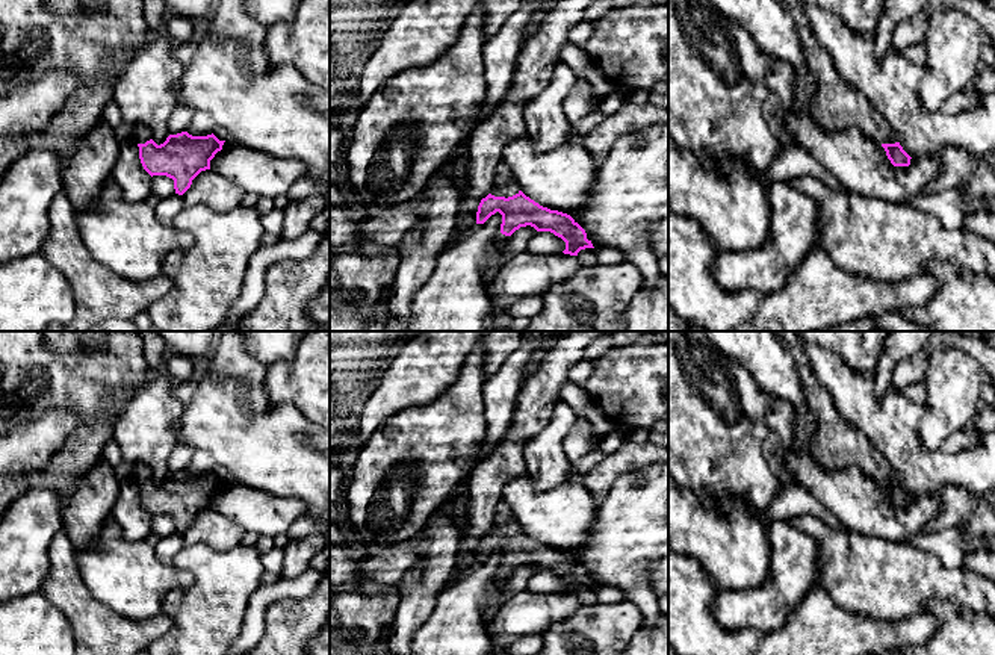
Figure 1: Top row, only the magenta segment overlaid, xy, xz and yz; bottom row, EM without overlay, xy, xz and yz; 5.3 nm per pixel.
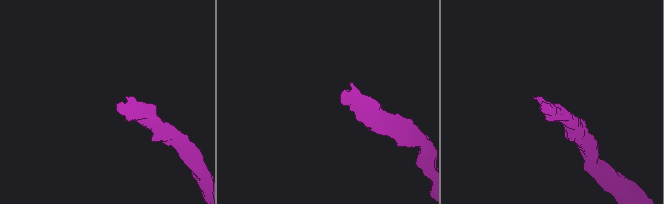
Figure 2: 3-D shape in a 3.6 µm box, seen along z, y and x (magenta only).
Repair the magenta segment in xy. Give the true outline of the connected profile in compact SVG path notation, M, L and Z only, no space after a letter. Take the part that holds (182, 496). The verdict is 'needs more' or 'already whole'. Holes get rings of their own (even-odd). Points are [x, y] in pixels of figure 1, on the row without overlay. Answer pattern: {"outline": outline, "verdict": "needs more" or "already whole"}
{"outline": "M135 466L133 478L139 486L139 498L144 508L153 514L166 514L174 519L175 532L183 534L192 519L206 508L210 499L222 489L225 480L219 480L213 472L207 475L192 475L188 470L169 473L157 484L145 466Z", "verdict": "needs more"}

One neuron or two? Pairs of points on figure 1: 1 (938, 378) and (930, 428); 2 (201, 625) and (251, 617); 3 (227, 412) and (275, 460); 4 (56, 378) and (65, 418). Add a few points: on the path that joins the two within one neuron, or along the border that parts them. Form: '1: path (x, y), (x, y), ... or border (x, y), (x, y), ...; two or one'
1: path (938, 391), (938, 416); one
2: border (259, 587), (248, 601), (242, 630), (235, 639); two
3: path (239, 424), (263, 448); one
4: border (30, 418), (64, 404), (80, 422); two

